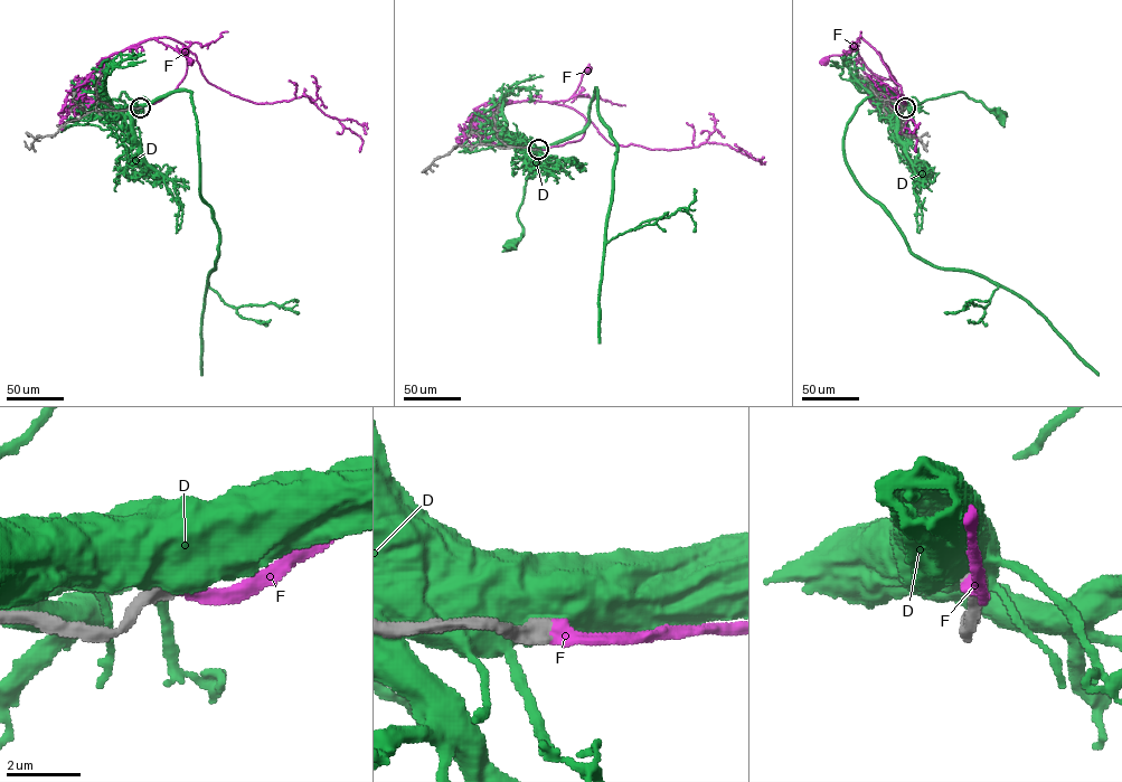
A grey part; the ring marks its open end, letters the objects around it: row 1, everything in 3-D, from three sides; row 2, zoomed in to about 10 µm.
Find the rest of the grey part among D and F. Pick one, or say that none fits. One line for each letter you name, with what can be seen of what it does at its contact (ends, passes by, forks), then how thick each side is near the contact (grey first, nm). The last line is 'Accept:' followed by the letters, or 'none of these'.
F: it ends | 550/400 nm
Accept: F

